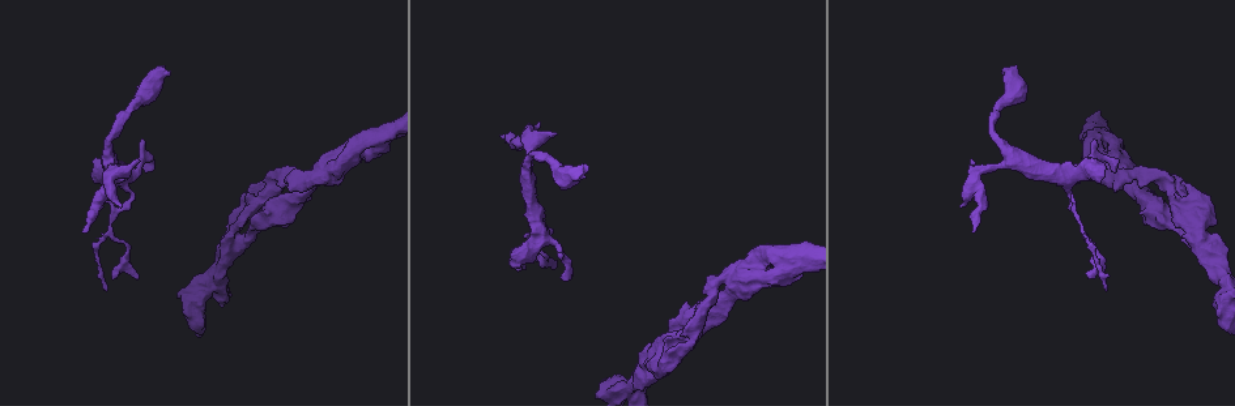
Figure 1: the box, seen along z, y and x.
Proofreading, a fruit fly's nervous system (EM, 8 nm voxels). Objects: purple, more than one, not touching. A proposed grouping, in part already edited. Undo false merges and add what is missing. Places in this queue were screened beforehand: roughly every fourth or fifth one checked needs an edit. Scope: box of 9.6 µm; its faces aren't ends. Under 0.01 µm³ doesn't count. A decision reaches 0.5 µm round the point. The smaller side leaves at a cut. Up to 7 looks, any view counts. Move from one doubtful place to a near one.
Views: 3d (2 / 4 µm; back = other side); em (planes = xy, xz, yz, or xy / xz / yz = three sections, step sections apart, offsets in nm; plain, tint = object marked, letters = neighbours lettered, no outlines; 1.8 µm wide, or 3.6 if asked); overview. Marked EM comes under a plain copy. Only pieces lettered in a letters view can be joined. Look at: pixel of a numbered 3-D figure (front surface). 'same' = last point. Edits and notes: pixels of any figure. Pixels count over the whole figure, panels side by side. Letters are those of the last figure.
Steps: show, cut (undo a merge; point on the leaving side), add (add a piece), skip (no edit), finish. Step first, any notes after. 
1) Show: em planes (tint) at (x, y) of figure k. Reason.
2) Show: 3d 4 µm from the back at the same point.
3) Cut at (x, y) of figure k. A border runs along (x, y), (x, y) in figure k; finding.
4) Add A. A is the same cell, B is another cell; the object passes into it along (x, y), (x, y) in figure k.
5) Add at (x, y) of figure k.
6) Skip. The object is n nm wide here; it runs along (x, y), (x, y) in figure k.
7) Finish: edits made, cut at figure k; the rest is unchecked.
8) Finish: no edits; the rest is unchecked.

Show: 3d 4 µm at (972, 233) of figure 1.

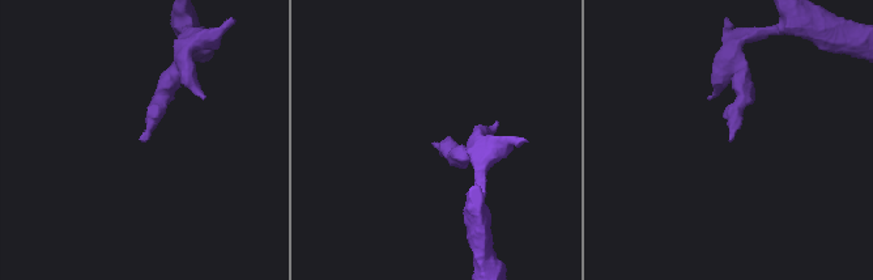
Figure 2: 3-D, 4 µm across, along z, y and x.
Show: em yz step 16 (letters) at (730, 141) of figure 2.

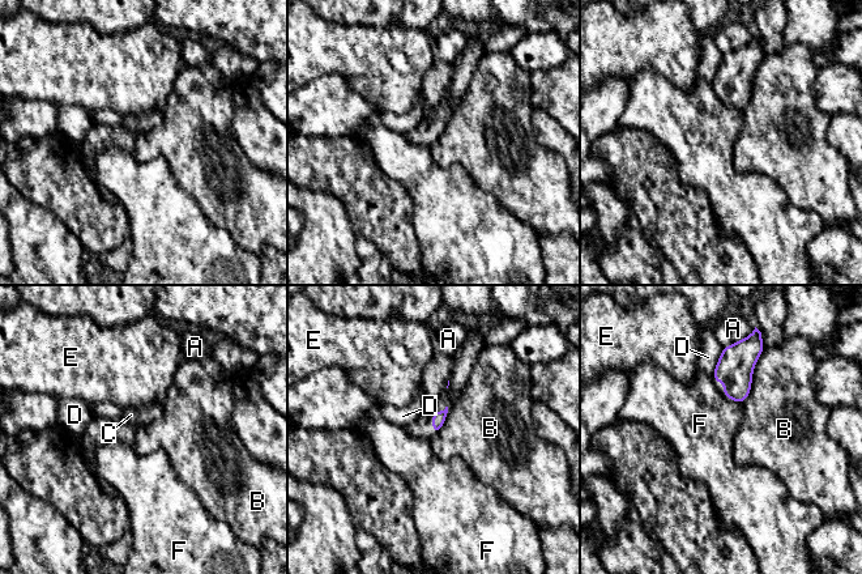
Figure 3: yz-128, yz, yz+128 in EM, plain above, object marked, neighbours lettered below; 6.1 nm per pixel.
Skip. A, B, C, D, E and F are other cells; a border runs along (763, 351), (742, 405) in figure 3; no lettered piece goes on from it.

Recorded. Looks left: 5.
Show: 3d 4 µm from the back at (588, 167) of figure 1. Free end.

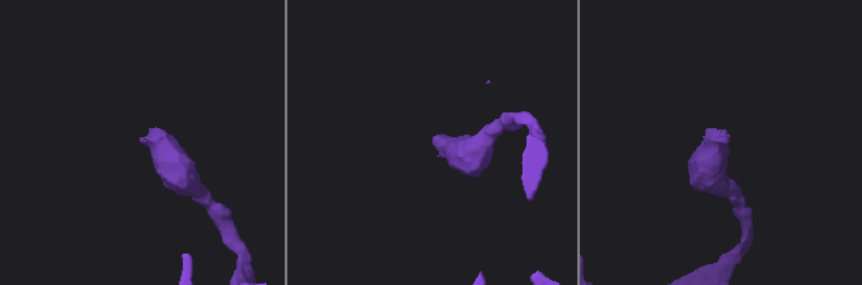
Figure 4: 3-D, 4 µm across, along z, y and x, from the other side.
Show: em xy step 4 (tint) at (725, 139) of figure 4.

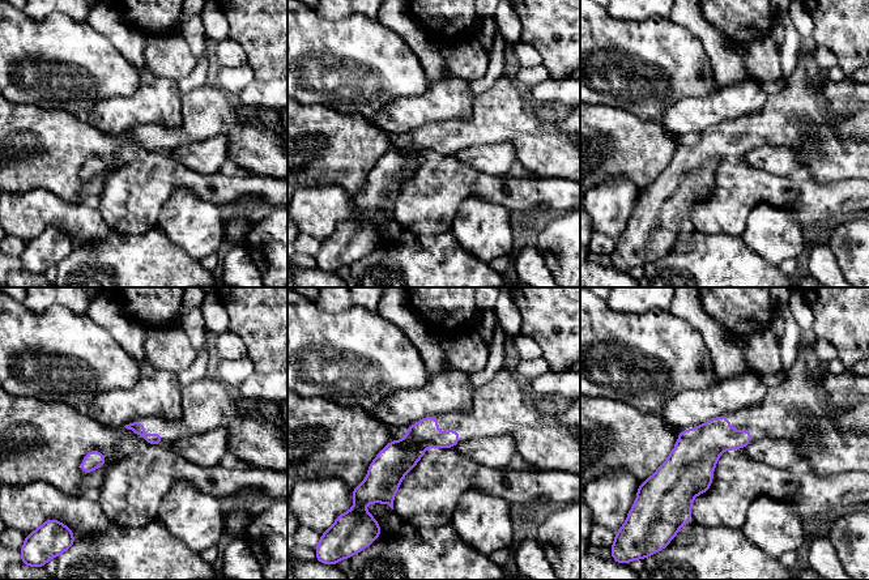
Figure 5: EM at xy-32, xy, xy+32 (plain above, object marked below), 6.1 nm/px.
Show: em xz step 8 (letters) at the same point. Another direction.

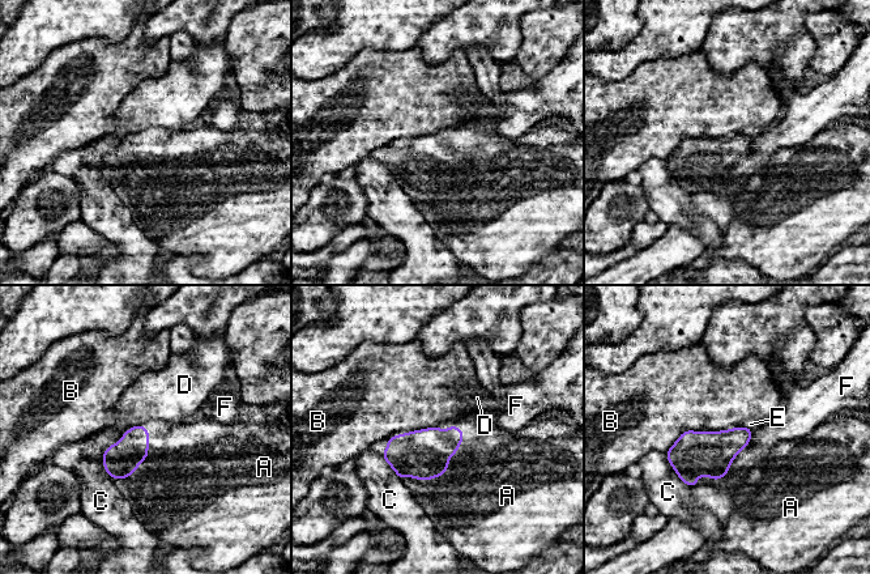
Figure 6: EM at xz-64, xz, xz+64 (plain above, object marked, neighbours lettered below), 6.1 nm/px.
Add A. A is the same cell, B, C, D, E and F are other cells; the neuron continues.

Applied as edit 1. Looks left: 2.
Finish: edits made, add at figure 6; the rest is unchecked.

